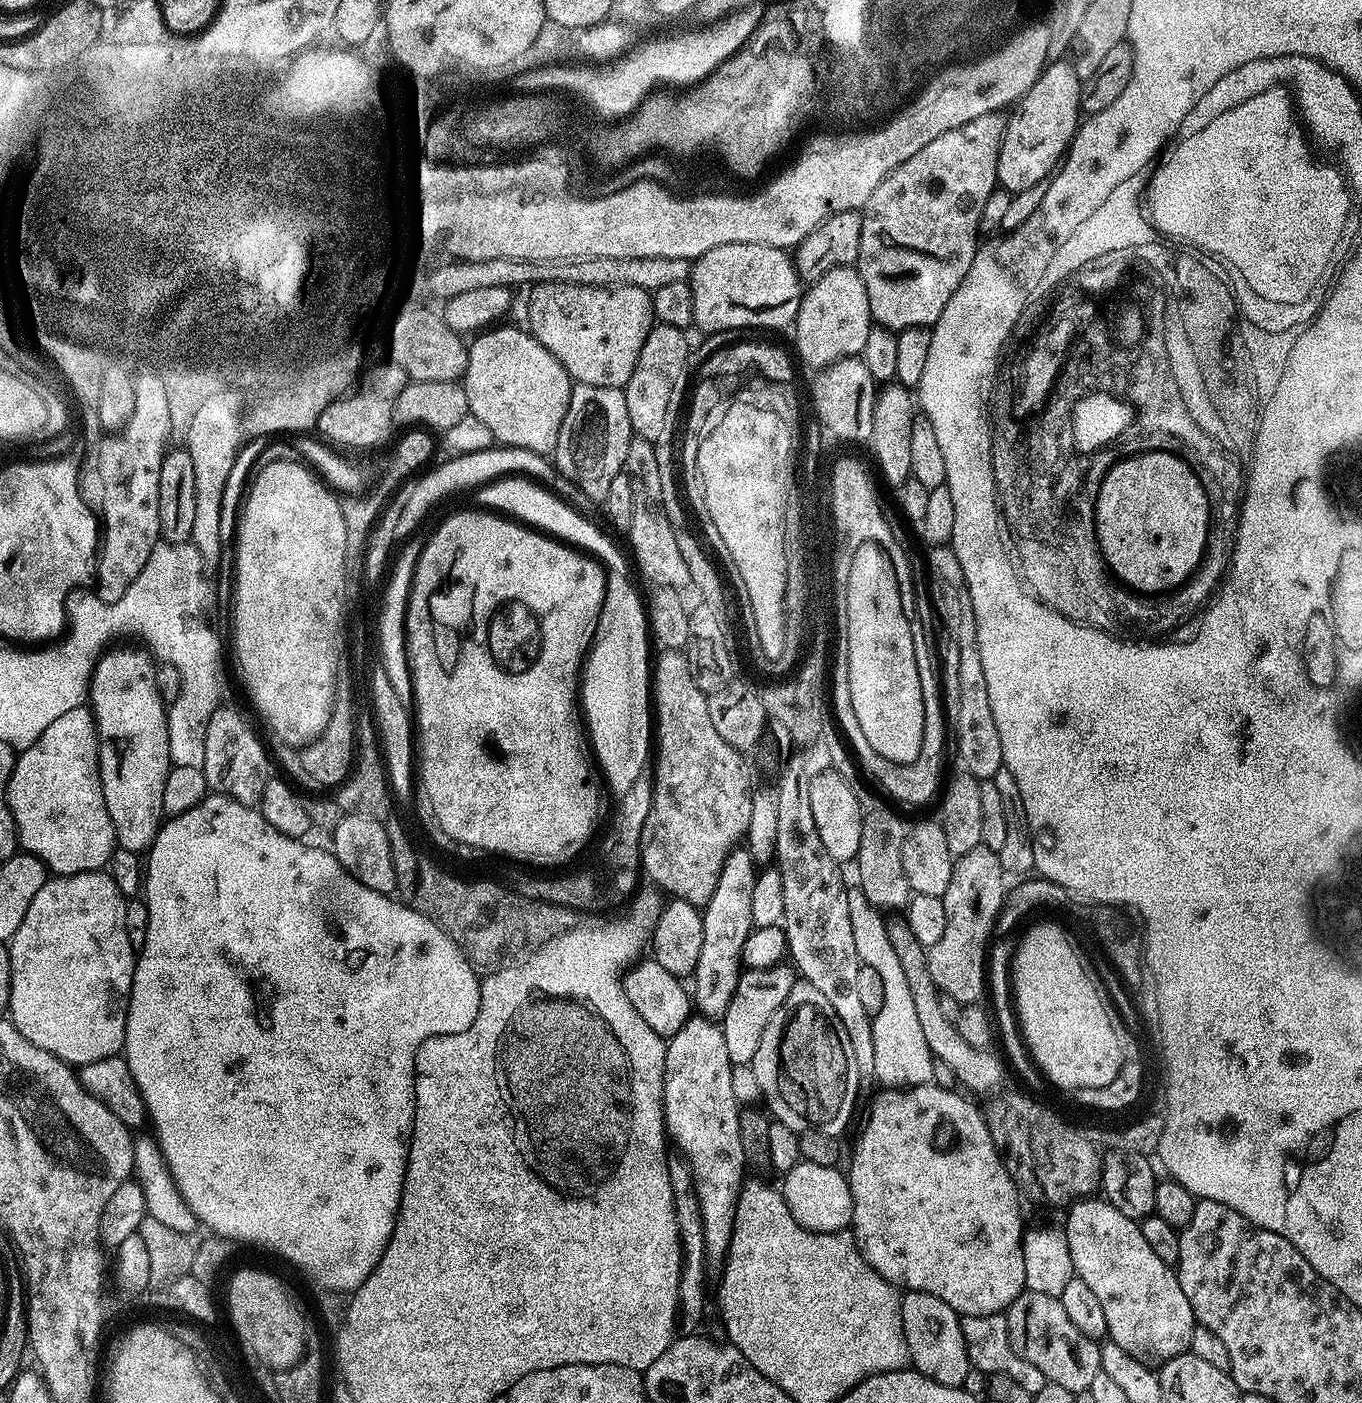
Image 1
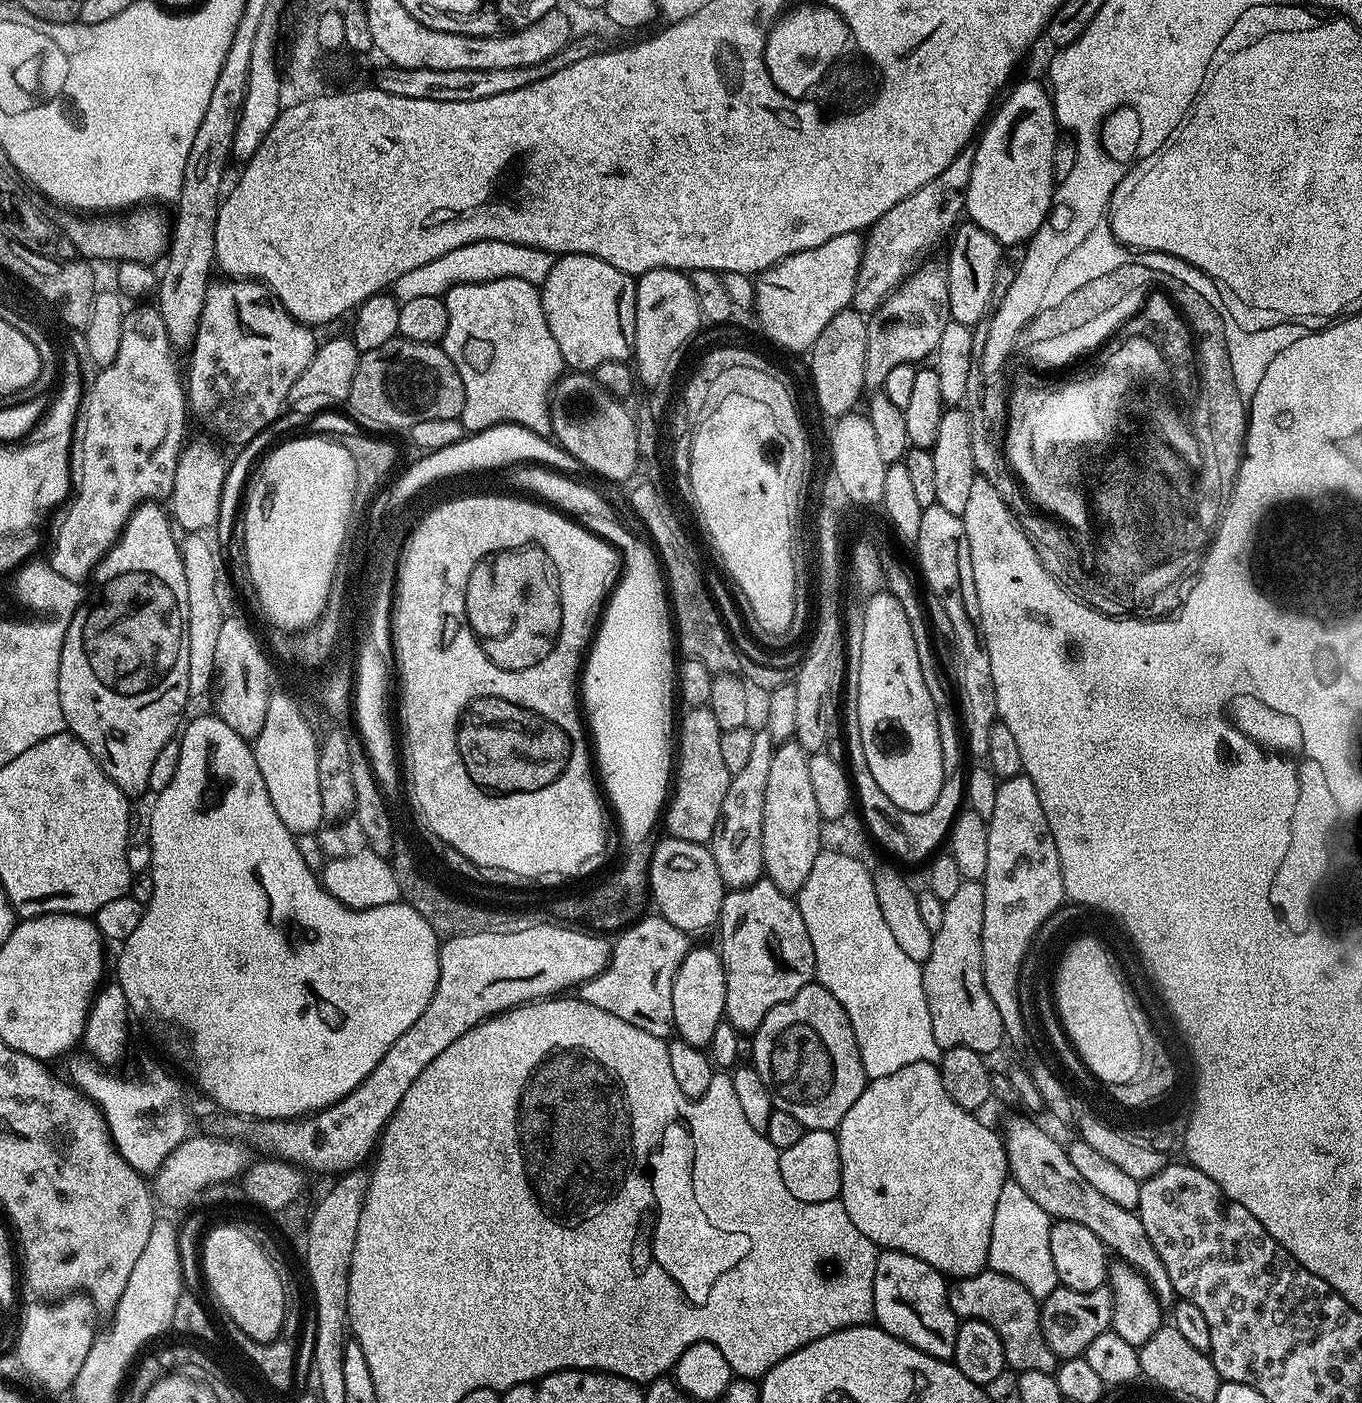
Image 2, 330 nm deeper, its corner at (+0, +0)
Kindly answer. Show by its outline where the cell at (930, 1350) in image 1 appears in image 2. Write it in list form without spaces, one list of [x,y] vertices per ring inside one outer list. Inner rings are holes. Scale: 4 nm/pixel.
[[[881,1251],[874,1266],[875,1323],[902,1342],[939,1360],[952,1360],[958,1317],[950,1310],[949,1281],[922,1258],[905,1252]]]

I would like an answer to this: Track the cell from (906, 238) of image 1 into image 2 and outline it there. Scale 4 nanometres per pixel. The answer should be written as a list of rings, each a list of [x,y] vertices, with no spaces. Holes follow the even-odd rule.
[[[928,258],[886,297],[875,312],[867,317],[868,341],[864,363],[864,387],[868,390],[883,389],[886,374],[894,366],[916,364],[933,355],[942,342],[942,330],[950,323],[947,293],[947,270],[943,263]]]

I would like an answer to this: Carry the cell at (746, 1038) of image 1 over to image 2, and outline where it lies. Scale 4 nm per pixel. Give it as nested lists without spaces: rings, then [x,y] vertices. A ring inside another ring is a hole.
[[[761,878],[745,888],[731,889],[725,895],[720,911],[718,951],[724,962],[726,978],[726,1020],[740,1034],[755,1033],[756,1027],[782,1002],[794,998],[802,986],[813,983],[816,975],[814,946],[810,934],[806,934],[806,922],[802,922],[799,903],[791,895],[783,893],[770,879]]]

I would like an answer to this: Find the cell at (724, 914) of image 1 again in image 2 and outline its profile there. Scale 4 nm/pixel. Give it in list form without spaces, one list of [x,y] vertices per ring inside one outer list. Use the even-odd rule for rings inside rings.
[[[767,730],[754,731],[754,743],[750,753],[750,758],[748,759],[748,763],[744,769],[732,773],[732,781],[726,790],[726,798],[722,798],[722,810],[720,811],[720,817],[718,818],[716,829],[714,830],[714,834],[712,835],[712,839],[710,841],[710,847],[712,849],[712,857],[714,858],[714,862],[718,866],[718,874],[722,874],[722,882],[729,889],[745,888],[746,886],[753,884],[756,880],[761,879],[761,877],[765,875],[762,854],[762,810],[765,805],[766,778],[769,777],[770,762],[771,759],[774,758],[776,747],[777,745],[774,743],[772,736],[769,734],[769,732],[767,732]]]

